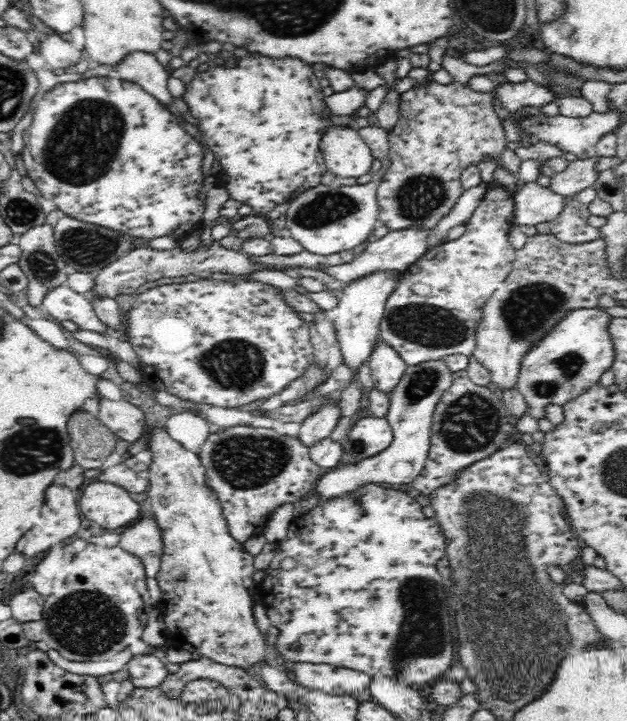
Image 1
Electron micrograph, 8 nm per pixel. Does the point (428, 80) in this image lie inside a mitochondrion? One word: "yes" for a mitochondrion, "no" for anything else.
no

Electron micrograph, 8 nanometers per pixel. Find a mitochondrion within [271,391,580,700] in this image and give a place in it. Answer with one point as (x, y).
(414, 639)

